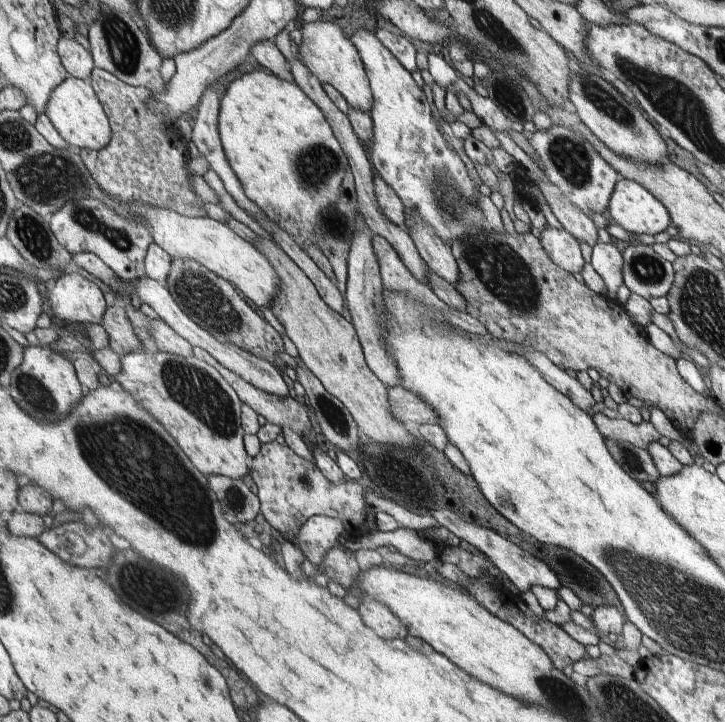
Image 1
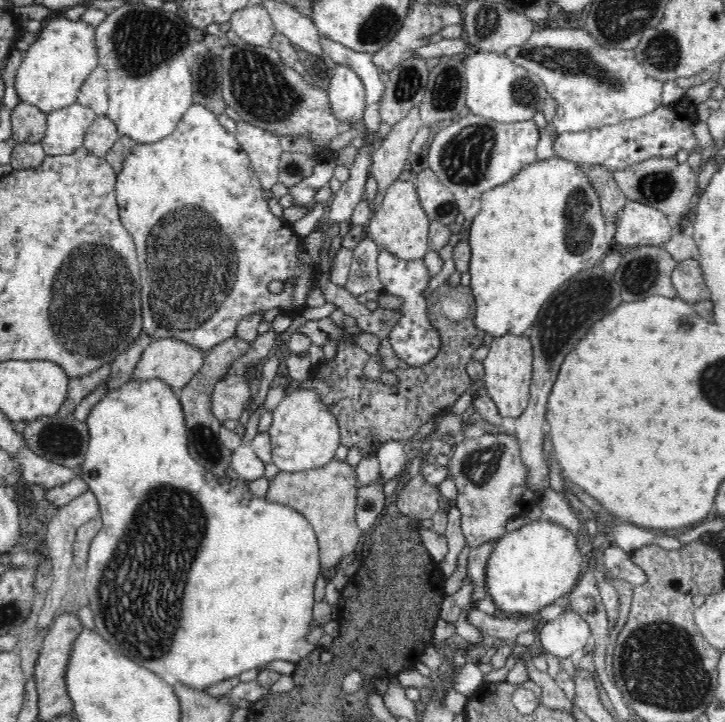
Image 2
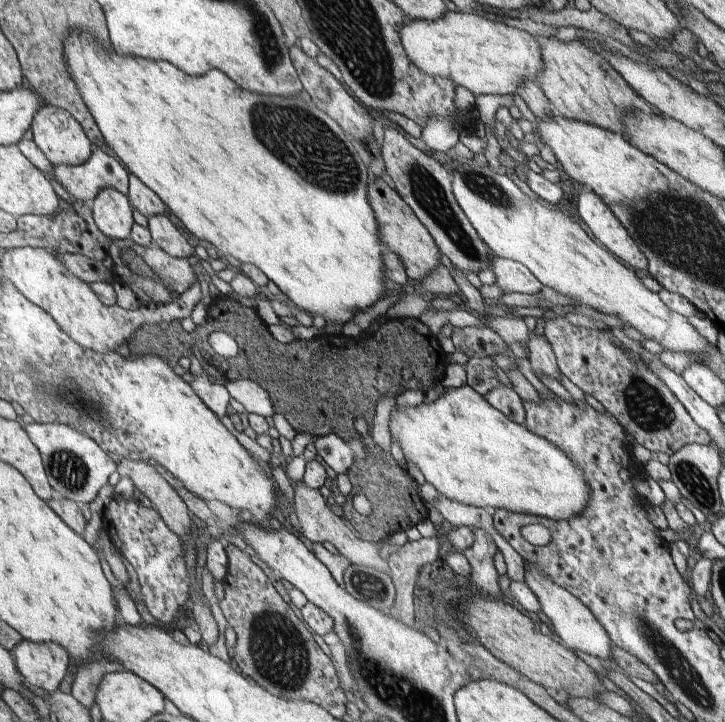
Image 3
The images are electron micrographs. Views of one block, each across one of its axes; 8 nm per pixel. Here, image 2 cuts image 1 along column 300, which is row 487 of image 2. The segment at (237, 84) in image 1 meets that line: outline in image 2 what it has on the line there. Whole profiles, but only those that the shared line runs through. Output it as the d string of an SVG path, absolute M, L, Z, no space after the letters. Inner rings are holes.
M126 379L124 384L108 391L100 402L92 407L86 421L89 428L88 450L77 473L85 481L88 490L96 495L102 530L90 542L86 566L83 570L77 571L77 578L81 584L80 595L86 592L90 596L90 610L94 614L95 630L112 645L112 648L116 648L116 651L132 662L148 668L165 682L170 682L170 685L184 684L193 691L205 691L209 686L273 660L296 663L317 649L307 641L306 636L312 622L314 584L322 574L317 568L316 535L313 534L312 527L309 526L308 519L304 519L304 515L297 514L283 504L269 503L263 497L252 494L252 491L240 481L232 478L218 479L218 476L200 466L188 450L182 403L176 396L176 391L169 390L160 379L148 379L144 382Z

